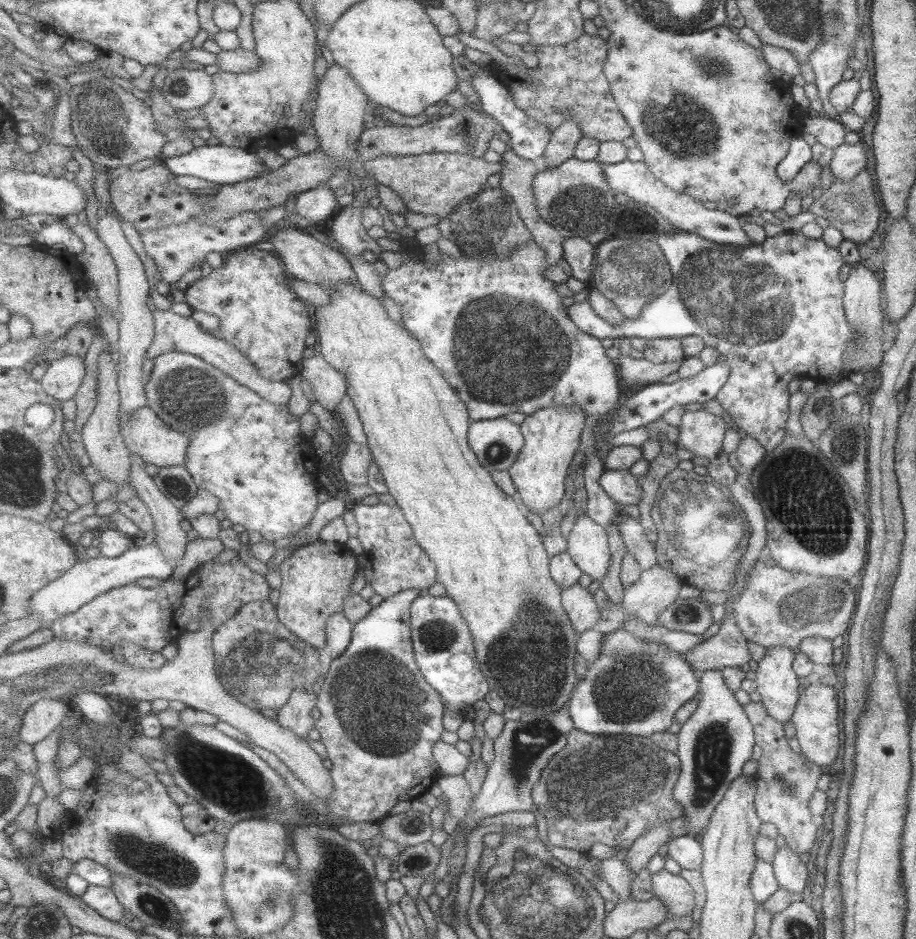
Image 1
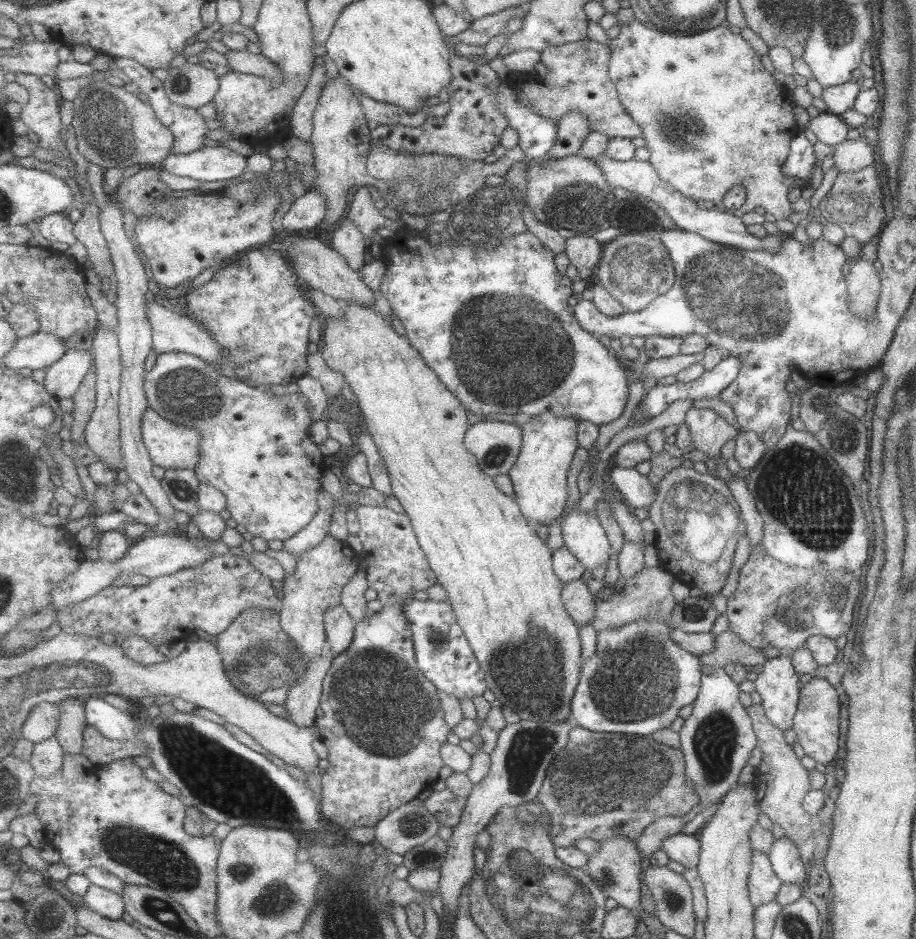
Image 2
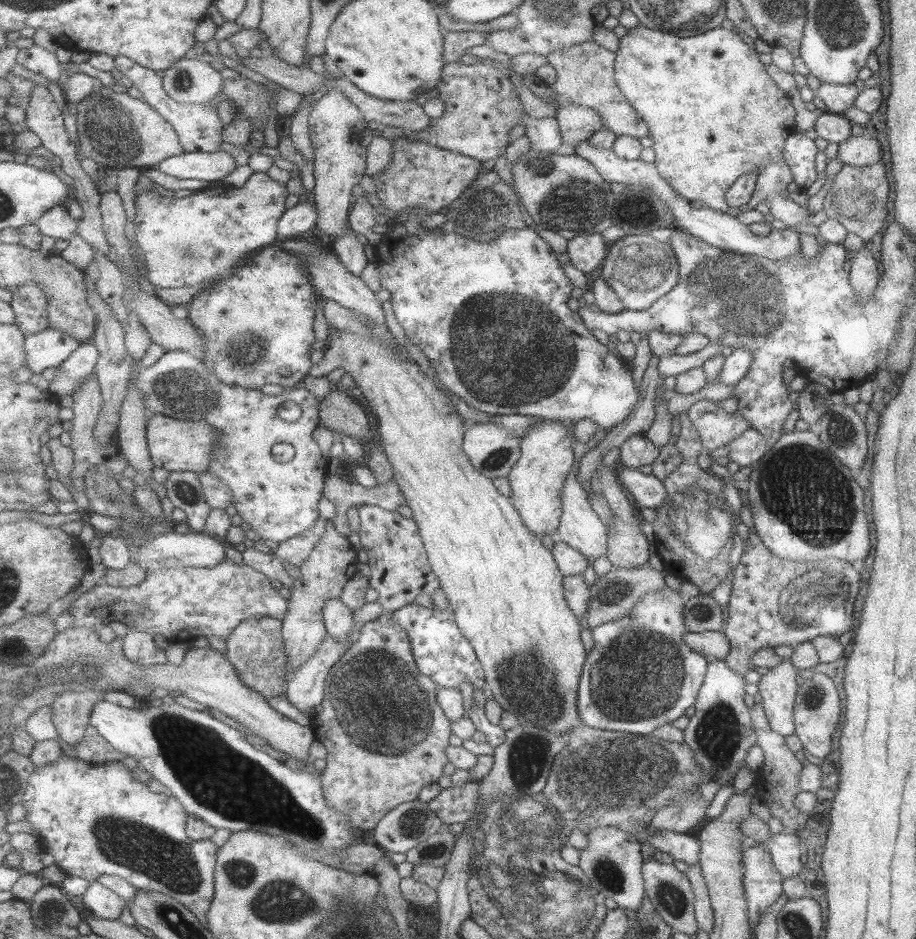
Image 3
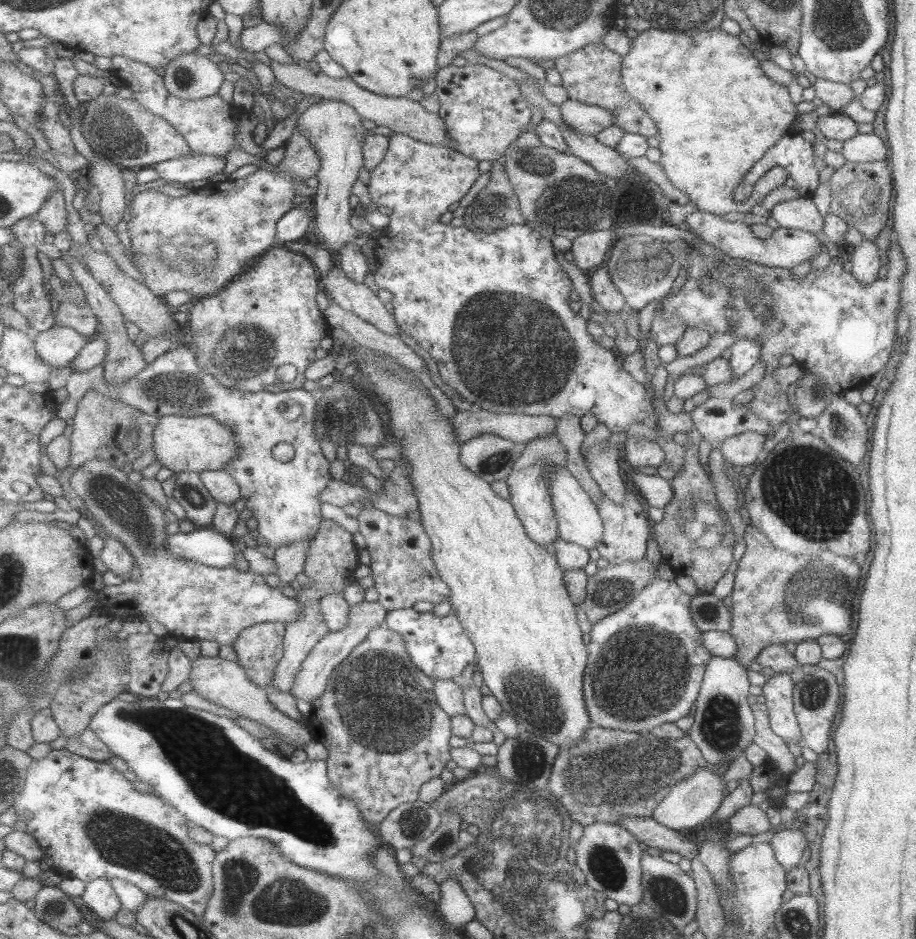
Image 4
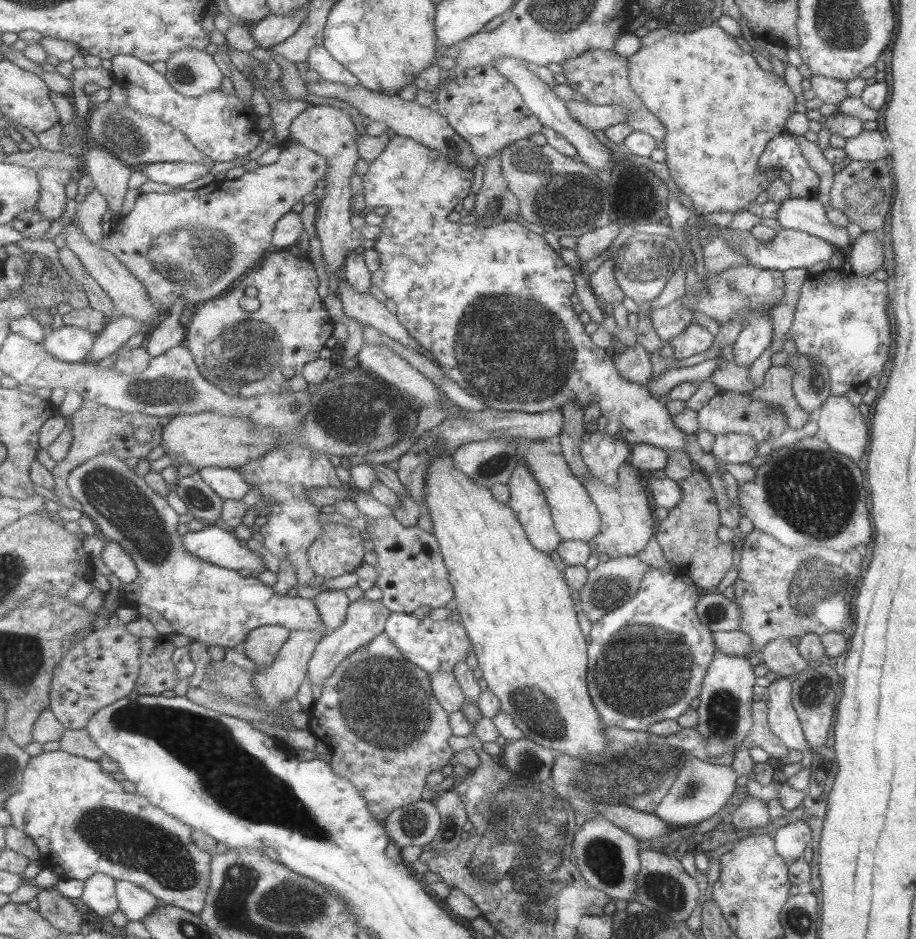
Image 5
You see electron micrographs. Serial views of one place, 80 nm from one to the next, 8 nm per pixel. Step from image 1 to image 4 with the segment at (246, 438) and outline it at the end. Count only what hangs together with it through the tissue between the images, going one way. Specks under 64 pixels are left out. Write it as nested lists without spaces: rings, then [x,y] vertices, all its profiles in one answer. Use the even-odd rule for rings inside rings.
[[[175,346],[167,354],[163,354],[152,362],[145,370],[133,377],[125,386],[112,388],[108,386],[104,377],[93,380],[91,390],[99,390],[105,398],[109,398],[124,408],[131,406],[135,410],[155,416],[177,415],[177,416],[213,416],[220,419],[225,426],[231,426],[236,431],[236,442],[240,444],[240,455],[228,462],[222,469],[235,479],[241,489],[241,496],[246,507],[252,510],[252,517],[258,522],[259,535],[267,541],[267,545],[273,550],[279,550],[283,546],[291,546],[297,542],[311,542],[319,532],[321,523],[322,493],[333,482],[331,476],[331,462],[323,456],[323,450],[319,446],[319,438],[316,431],[316,415],[318,394],[309,392],[301,387],[295,390],[280,391],[277,394],[263,391],[261,393],[250,393],[238,389],[223,386],[215,376],[209,374],[198,361],[198,356],[193,348]],[[293,400],[299,403],[302,414],[291,421],[281,414],[280,406],[286,401]],[[285,442],[295,448],[293,459],[280,462],[273,458],[273,448]]]

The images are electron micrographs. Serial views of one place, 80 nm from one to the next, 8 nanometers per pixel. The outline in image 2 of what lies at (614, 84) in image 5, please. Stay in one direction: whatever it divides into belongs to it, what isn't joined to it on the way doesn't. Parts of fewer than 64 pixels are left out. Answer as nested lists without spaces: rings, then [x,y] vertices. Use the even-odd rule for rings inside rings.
[[[585,37],[575,42],[555,45],[541,52],[542,64],[547,67],[548,73],[545,76],[538,75],[535,80],[515,80],[521,82],[516,86],[522,88],[522,96],[532,102],[532,111],[559,124],[561,117],[566,112],[578,112],[588,122],[589,130],[600,132],[607,138],[627,138],[639,137],[641,129],[631,120],[625,112],[623,103],[620,102],[616,87],[608,77],[608,64],[611,60],[609,47],[601,42],[593,41]]]

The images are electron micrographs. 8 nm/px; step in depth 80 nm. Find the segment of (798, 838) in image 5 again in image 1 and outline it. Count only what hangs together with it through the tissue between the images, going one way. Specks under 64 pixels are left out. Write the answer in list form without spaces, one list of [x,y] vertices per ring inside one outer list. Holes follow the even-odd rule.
[[[785,845],[777,849],[770,863],[778,888],[789,891],[796,899],[799,898],[807,881],[807,870],[799,859],[799,853]]]

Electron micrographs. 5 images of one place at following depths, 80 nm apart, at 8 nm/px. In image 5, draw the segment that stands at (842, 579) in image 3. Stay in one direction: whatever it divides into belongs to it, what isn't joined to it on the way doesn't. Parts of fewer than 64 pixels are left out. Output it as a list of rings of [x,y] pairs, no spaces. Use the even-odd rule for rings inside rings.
[[[753,528],[743,538],[740,548],[738,573],[734,580],[732,600],[738,608],[738,630],[750,638],[747,657],[757,654],[775,638],[801,637],[807,632],[816,635],[826,632],[847,633],[852,628],[851,602],[857,596],[864,559],[854,547],[847,552],[835,552],[826,547],[807,546],[803,549],[787,548],[769,534]]]

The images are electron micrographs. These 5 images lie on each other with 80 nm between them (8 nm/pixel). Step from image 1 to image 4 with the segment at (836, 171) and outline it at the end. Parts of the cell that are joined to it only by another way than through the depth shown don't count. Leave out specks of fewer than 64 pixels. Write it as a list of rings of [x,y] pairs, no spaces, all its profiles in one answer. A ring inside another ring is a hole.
[[[857,133],[842,142],[840,153],[847,162],[873,162],[884,160],[887,149],[887,144],[874,133]]]

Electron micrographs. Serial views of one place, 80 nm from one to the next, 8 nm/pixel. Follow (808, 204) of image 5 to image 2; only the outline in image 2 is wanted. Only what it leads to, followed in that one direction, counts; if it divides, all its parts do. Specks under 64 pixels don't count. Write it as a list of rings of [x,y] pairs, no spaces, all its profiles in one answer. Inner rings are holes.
[[[683,18],[681,24],[673,32],[650,29],[637,19],[629,20],[619,24],[619,32],[615,38],[608,42],[611,51],[611,60],[608,64],[608,77],[614,83],[620,102],[623,103],[625,112],[631,117],[631,120],[641,129],[640,137],[645,140],[644,147],[649,151],[649,164],[655,169],[657,176],[668,182],[678,193],[692,198],[694,201],[707,200],[712,202],[715,209],[721,212],[731,212],[733,215],[740,217],[745,212],[752,211],[753,208],[761,206],[765,212],[772,214],[775,219],[786,218],[793,212],[791,205],[787,202],[786,196],[789,192],[789,186],[806,187],[810,186],[809,182],[795,180],[791,176],[787,177],[780,171],[780,166],[788,155],[788,148],[791,137],[801,133],[801,128],[797,124],[794,115],[794,101],[789,91],[784,90],[781,85],[775,83],[771,73],[763,69],[760,55],[749,47],[749,44],[738,34],[734,34],[725,26],[715,26],[703,30],[700,33],[683,36],[680,32],[685,28],[693,27],[695,18]],[[740,184],[745,190],[745,202],[736,209],[729,210],[722,205],[722,198],[728,190]]]

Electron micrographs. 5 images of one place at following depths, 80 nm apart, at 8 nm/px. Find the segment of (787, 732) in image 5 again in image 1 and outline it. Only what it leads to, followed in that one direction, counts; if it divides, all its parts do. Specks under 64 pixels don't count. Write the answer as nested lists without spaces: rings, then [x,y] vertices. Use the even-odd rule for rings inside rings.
[[[783,645],[764,649],[764,655],[756,662],[754,670],[756,691],[766,713],[783,725],[793,714],[798,699],[798,676],[792,669],[797,650]]]

